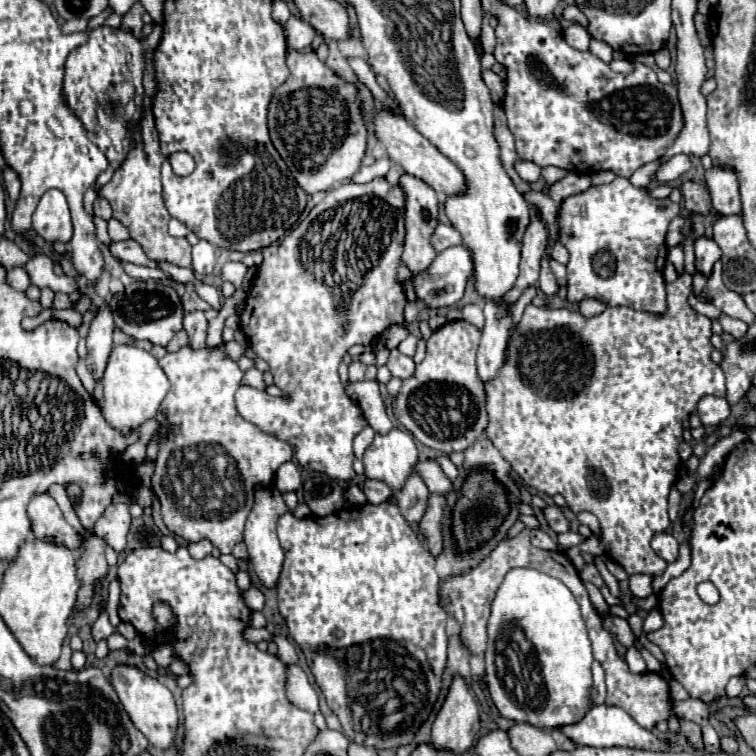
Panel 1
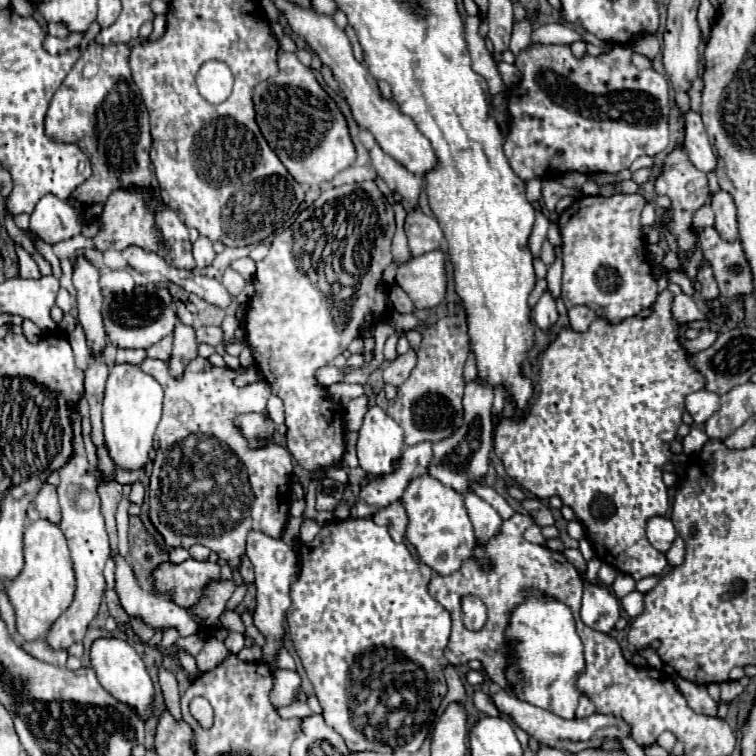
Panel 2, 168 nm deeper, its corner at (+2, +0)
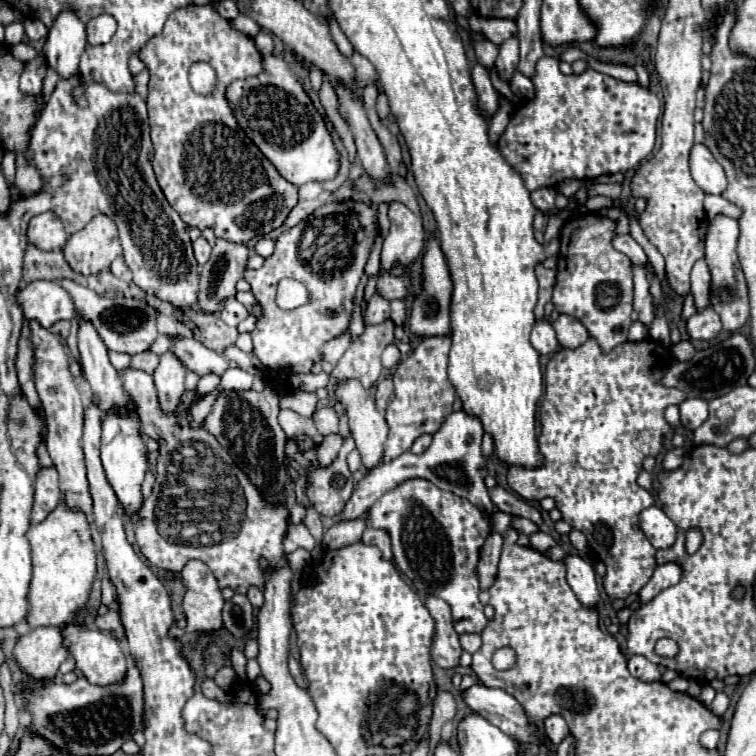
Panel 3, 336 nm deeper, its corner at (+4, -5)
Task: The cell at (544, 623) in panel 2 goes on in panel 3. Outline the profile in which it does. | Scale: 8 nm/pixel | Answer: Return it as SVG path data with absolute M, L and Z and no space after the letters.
M552 714L544 720L544 730L552 744L560 744L560 740L568 734L568 724L560 714Z

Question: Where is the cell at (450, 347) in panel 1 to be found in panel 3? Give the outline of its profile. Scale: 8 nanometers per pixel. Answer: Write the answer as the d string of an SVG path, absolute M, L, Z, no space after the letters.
M428 336L412 350L412 354L404 362L398 364L394 372L396 394L386 408L390 434L382 460L392 460L404 454L422 434L436 434L442 428L444 420L450 416L456 390L448 378L448 350L450 336Z

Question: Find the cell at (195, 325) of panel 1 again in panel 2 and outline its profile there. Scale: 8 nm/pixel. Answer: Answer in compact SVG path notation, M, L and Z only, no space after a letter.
M176 323L174 329L174 345L172 345L172 353L168 357L168 371L170 377L174 379L182 379L186 365L198 357L196 353L198 343L196 343L196 333L194 327Z

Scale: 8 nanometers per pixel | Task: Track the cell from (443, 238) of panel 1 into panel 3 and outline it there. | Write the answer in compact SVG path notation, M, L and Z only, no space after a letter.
M390 204L390 232L382 246L380 270L382 274L390 274L392 266L410 266L424 250L426 232L422 226L422 218L408 210L404 204Z

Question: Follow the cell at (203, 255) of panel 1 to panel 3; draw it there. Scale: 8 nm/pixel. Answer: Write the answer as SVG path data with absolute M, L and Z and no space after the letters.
M200 236L200 238L194 242L194 256L196 256L196 260L198 260L198 264L200 264L200 266L204 266L204 264L206 264L206 260L208 260L210 252L212 252L210 244Z

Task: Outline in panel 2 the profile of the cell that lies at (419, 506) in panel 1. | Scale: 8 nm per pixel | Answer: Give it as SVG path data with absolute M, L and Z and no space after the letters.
M400 501L396 503L390 503L386 509L378 511L376 515L372 515L372 521L376 525L386 525L386 529L390 531L390 537L396 541L396 543L402 543L404 541L404 533L406 533L406 511L402 507Z

